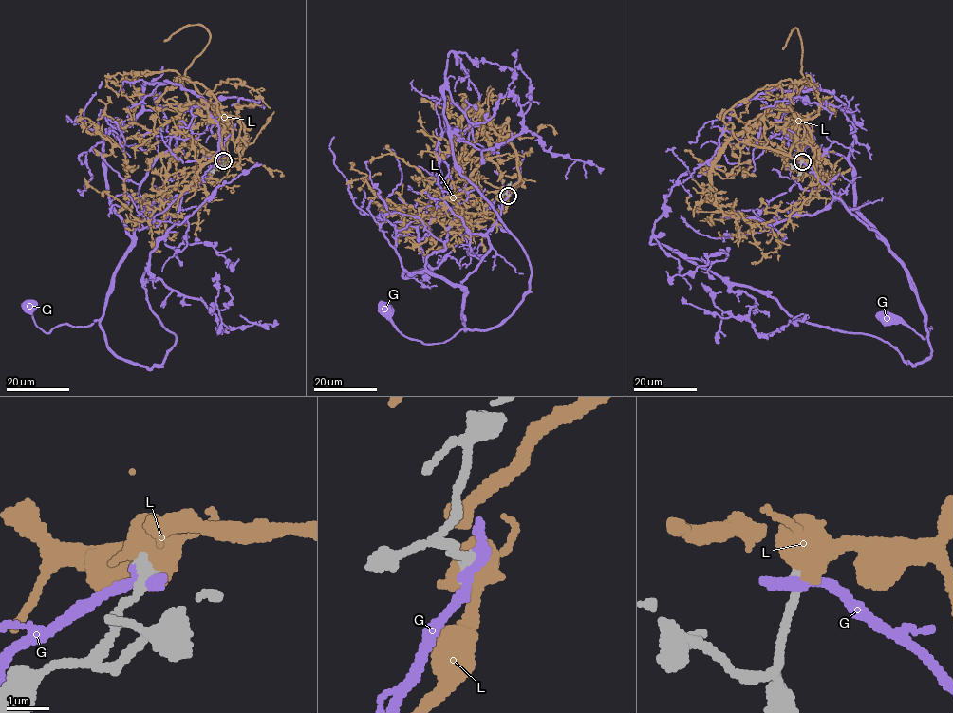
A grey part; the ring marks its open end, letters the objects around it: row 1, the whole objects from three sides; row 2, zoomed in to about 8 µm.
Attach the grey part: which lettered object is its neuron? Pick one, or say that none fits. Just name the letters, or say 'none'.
L

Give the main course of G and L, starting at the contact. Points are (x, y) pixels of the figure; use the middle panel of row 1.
G: (508, 195), (487, 234), (488, 253), (461, 283), (465, 328), (438, 344), (421, 343), (401, 333), (386, 311)
L: (508, 195), (519, 177), (508, 124), (470, 109), (448, 150), (481, 187)

